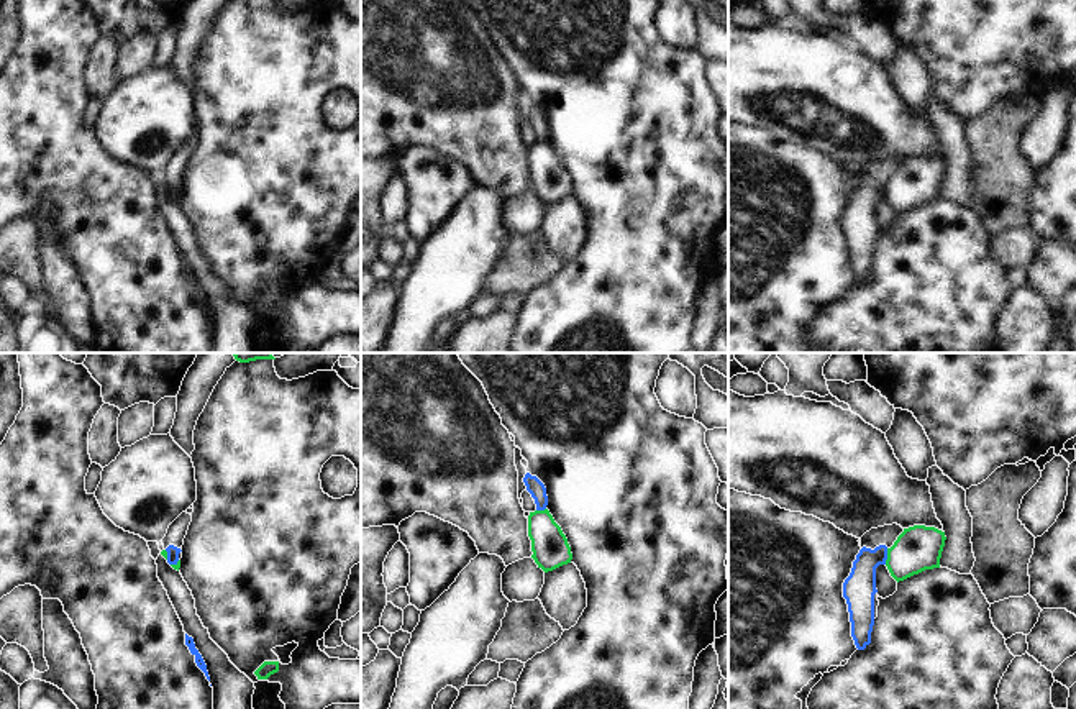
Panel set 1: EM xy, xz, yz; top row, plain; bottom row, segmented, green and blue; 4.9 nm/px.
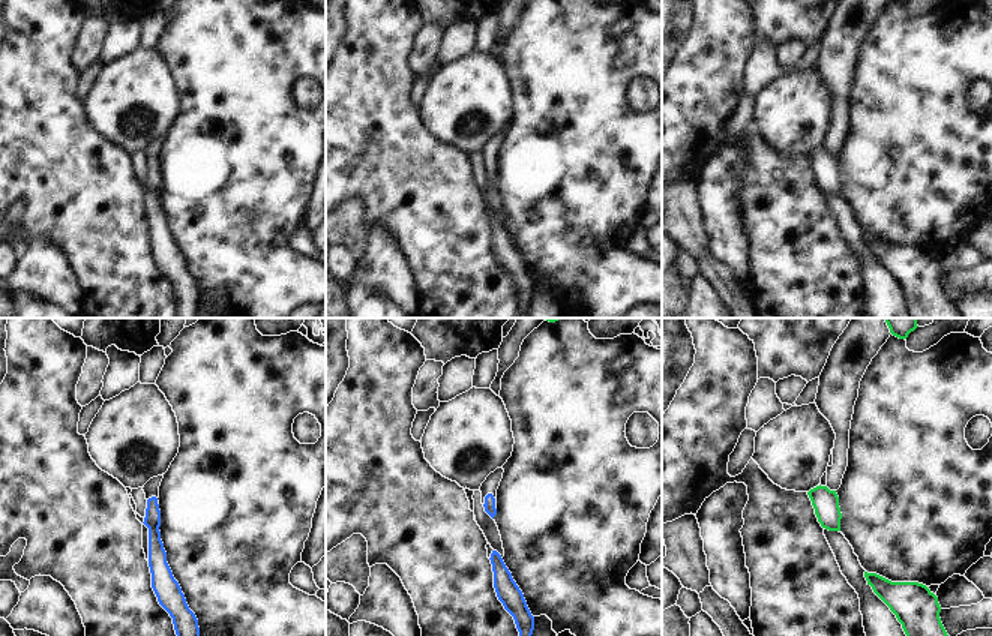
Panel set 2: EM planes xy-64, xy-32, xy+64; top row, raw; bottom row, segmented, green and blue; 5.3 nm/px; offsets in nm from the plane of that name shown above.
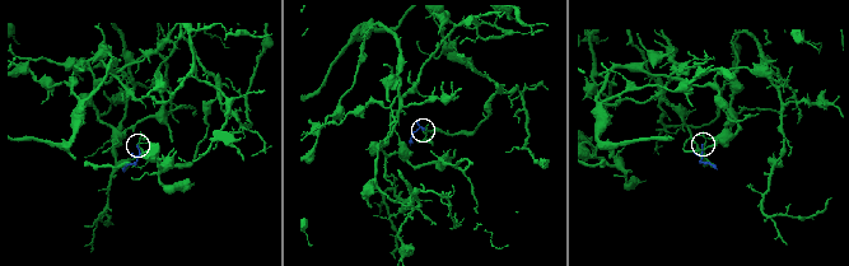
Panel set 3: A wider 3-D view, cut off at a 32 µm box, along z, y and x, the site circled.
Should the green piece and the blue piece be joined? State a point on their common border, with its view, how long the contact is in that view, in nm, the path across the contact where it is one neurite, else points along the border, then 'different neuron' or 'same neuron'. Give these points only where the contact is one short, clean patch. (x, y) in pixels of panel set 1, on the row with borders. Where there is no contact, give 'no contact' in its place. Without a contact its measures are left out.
meets green in yz at (888, 557); contact 80 nm long; border along yz (888, 548), (884, 563); different neuron

